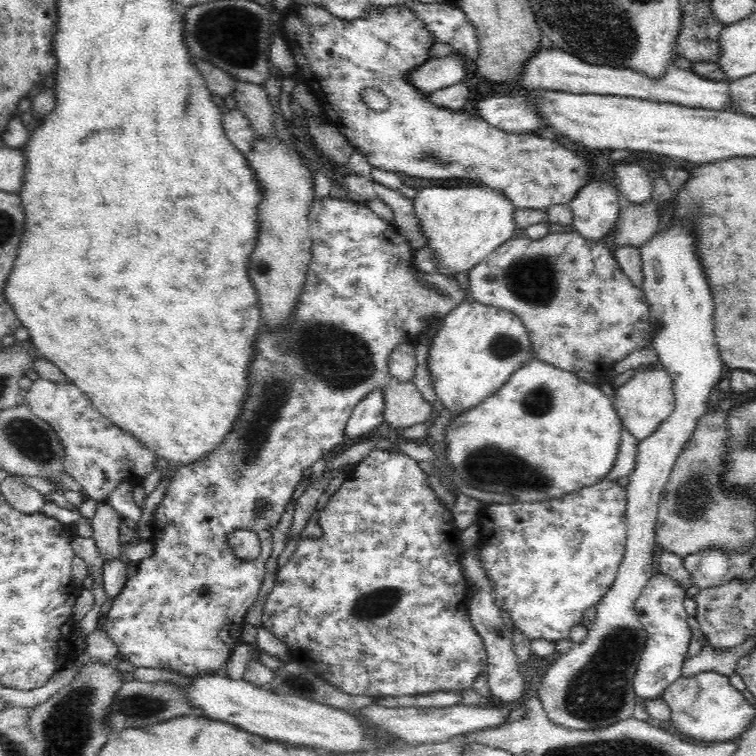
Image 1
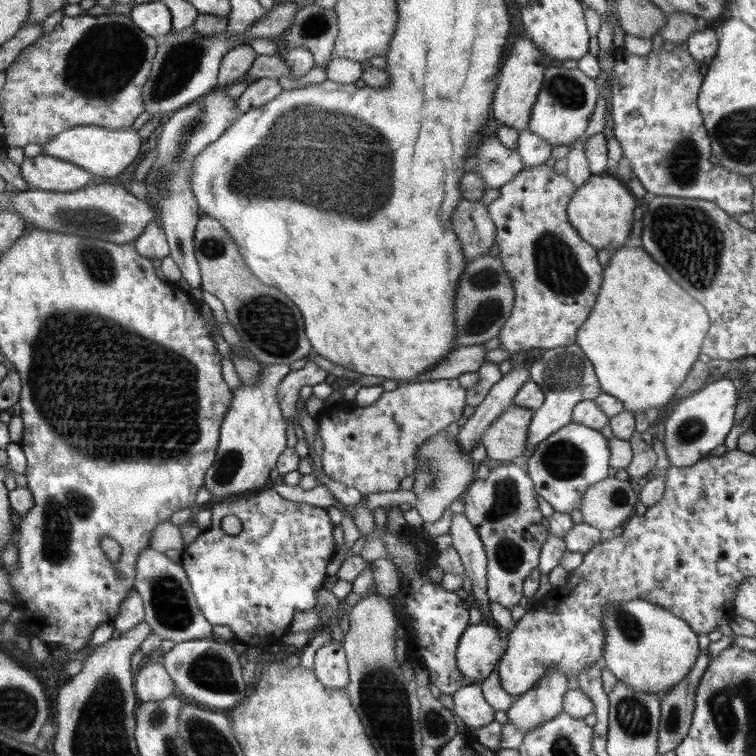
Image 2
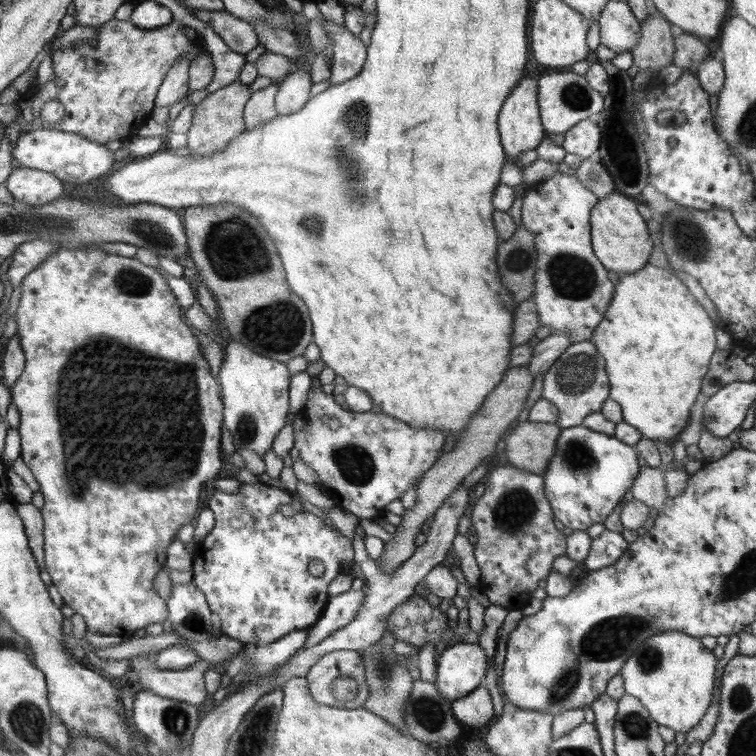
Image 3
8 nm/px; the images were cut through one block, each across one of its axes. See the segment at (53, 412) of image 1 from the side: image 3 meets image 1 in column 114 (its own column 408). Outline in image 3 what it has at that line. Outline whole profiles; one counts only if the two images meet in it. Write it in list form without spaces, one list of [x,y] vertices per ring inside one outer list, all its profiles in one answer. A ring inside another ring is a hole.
[[[312,385],[310,392],[308,392],[308,400],[306,401],[305,408],[301,413],[305,420],[305,427],[300,430],[295,430],[294,434],[294,447],[300,451],[300,459],[306,465],[308,465],[312,470],[316,471],[318,478],[320,479],[321,492],[326,494],[330,499],[334,500],[335,506],[339,506],[342,511],[353,514],[358,517],[358,519],[370,519],[370,520],[380,520],[383,514],[386,512],[386,506],[392,502],[392,500],[400,499],[402,495],[408,490],[418,486],[418,483],[424,476],[425,472],[428,471],[435,463],[436,460],[442,454],[442,447],[444,446],[444,441],[446,439],[445,432],[439,430],[439,428],[431,428],[424,426],[423,428],[414,428],[413,426],[408,426],[408,423],[402,422],[401,420],[396,420],[387,414],[374,413],[371,411],[357,413],[351,411],[343,405],[343,402],[334,397],[332,394],[327,395],[321,389],[321,385]]]

